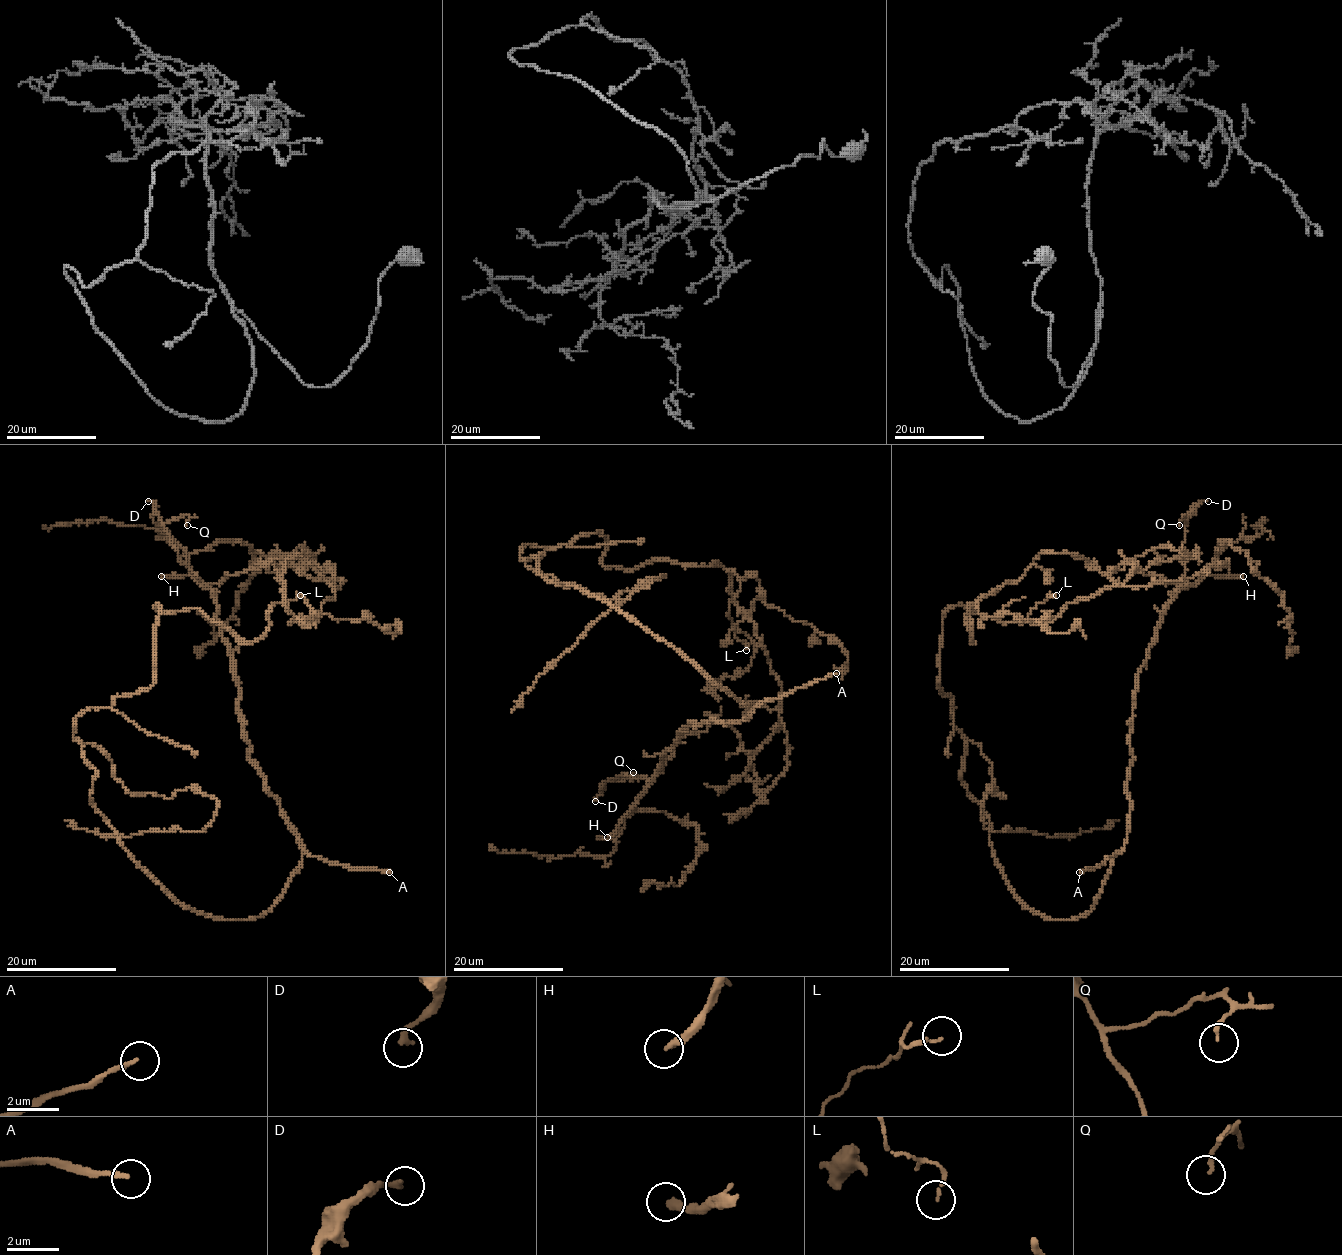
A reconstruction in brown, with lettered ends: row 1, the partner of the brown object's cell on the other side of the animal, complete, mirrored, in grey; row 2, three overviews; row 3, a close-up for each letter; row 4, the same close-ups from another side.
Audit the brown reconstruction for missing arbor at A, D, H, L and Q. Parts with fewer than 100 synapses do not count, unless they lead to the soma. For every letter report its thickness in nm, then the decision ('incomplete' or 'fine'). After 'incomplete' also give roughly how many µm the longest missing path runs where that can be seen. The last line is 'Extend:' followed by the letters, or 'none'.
A: calibre 150 nm; incomplete; missing 50 µm
D: calibre 240 nm; fine
H: calibre 280 nm; incomplete; missing 60 µm
L: calibre 90 nm; fine
Q: calibre 130 nm; fine
Extend: A, H

